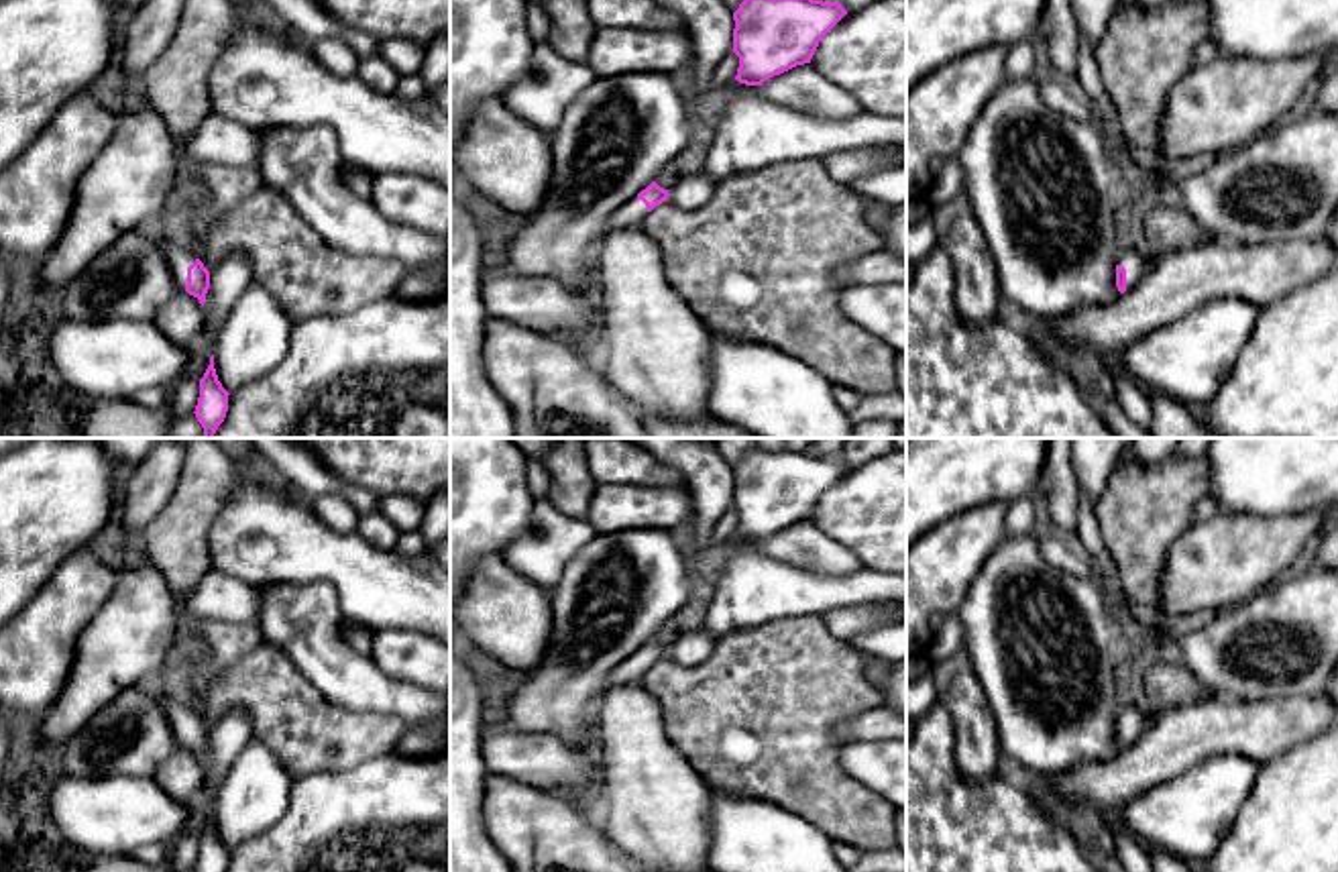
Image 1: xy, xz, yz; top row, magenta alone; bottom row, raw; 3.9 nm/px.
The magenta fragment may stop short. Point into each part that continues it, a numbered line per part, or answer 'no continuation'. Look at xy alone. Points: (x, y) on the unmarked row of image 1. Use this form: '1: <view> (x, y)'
1: xy (180, 716)

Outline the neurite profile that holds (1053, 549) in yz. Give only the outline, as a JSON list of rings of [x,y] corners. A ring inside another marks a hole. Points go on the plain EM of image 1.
[[[1061,534],[1041,538],[1041,552],[1051,568],[1079,579],[1094,579],[1090,564],[1065,546]]]

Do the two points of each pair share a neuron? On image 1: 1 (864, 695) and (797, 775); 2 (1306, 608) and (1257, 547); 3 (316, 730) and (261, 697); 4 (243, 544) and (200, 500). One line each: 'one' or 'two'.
1: one
2: two
3: one
4: two

